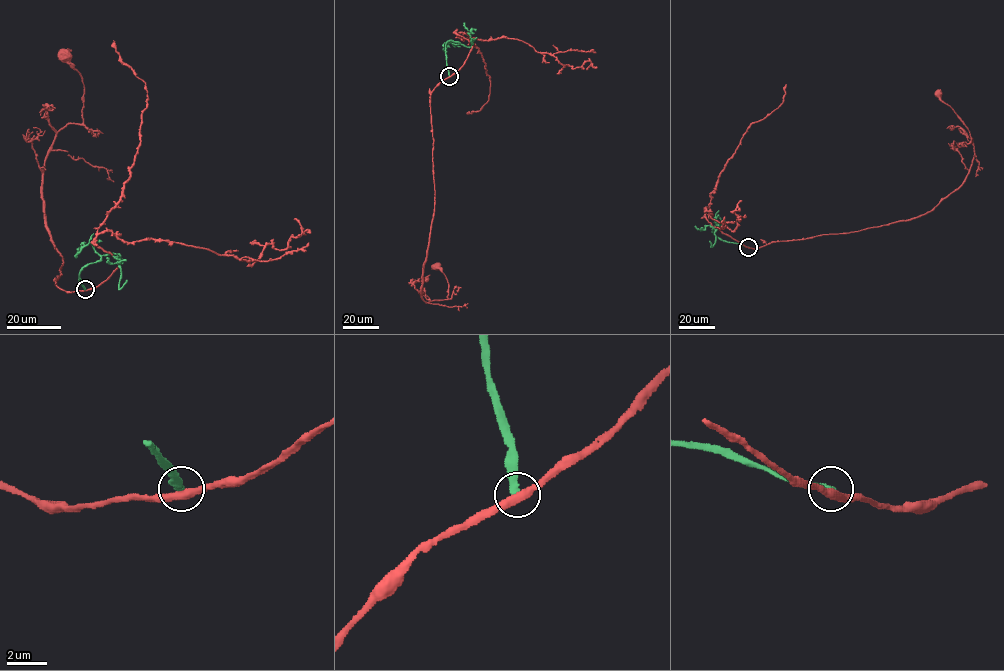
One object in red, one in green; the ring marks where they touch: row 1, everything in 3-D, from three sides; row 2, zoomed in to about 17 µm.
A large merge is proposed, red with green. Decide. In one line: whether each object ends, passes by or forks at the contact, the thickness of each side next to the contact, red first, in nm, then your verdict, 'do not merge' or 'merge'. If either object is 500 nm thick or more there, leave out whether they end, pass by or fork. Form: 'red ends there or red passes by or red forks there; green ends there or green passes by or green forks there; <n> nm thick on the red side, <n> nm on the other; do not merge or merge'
red passes by; green ends there; 400 nm thick on the red side, 300 nm on the other; do not merge

